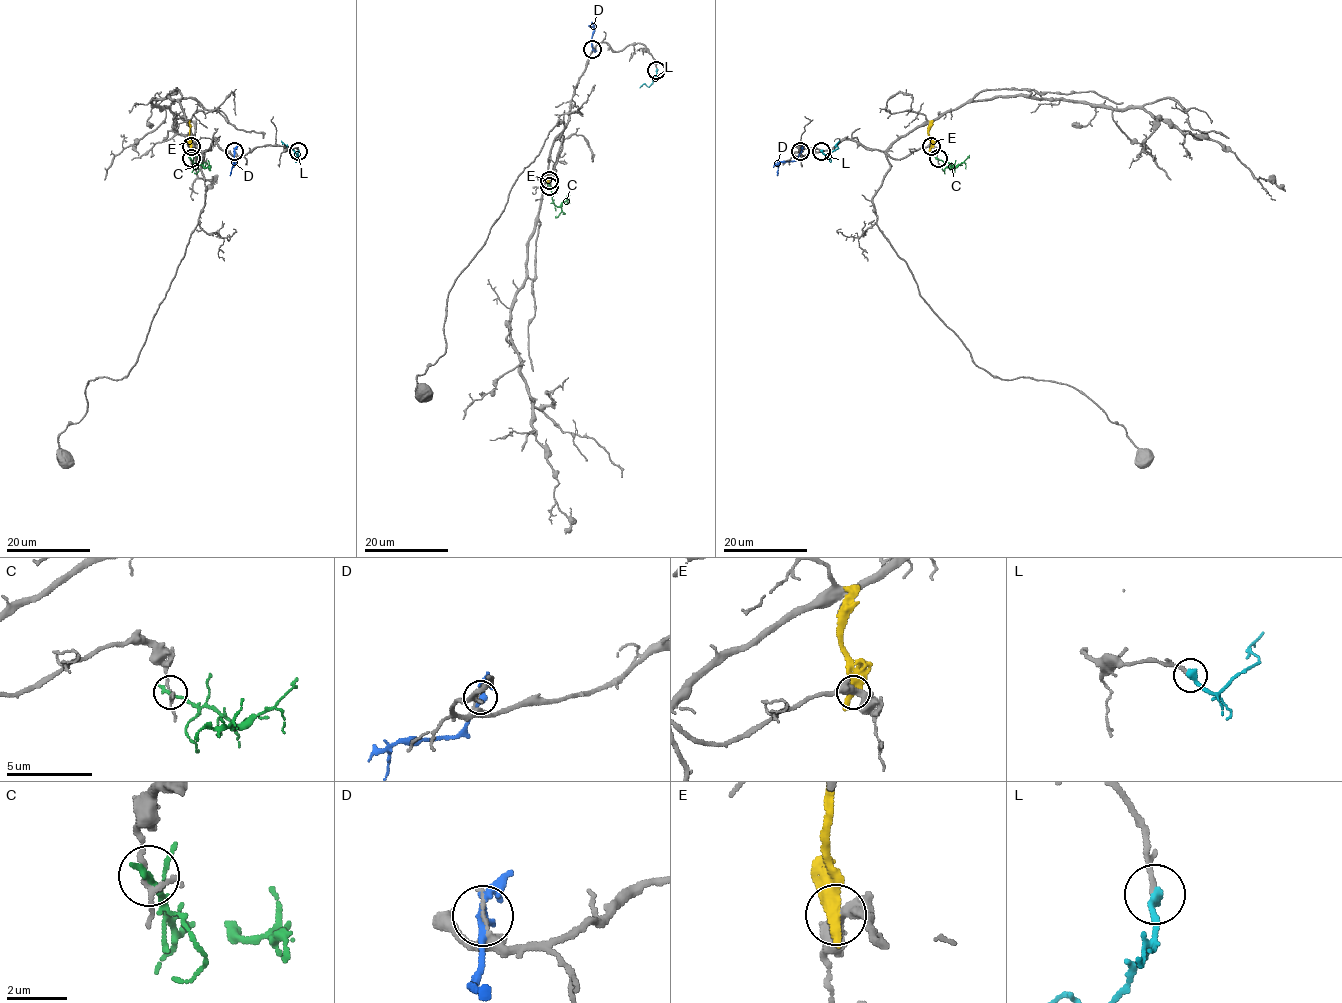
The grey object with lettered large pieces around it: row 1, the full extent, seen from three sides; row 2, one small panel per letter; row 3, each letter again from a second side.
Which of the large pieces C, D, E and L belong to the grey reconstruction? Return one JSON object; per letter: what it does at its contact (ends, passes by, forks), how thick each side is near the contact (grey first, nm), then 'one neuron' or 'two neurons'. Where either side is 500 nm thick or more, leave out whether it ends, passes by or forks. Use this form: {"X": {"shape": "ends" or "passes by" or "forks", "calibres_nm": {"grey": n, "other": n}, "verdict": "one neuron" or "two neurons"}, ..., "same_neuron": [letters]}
{"C": {"shape": "ends", "calibres_nm": {"grey": 130, "other": 240}, "verdict": "two neurons"}, "D": {"shape": "passes by", "calibres_nm": {"grey": 190, "other": 280}, "verdict": "two neurons"}, "E": {"calibres_nm": {"grey": 440, "other": 600}, "verdict": "two neurons"}, "L": {"shape": "ends", "calibres_nm": {"grey": 180, "other": 360}, "verdict": "one neuron"}, "same_neuron": ["L"]}

